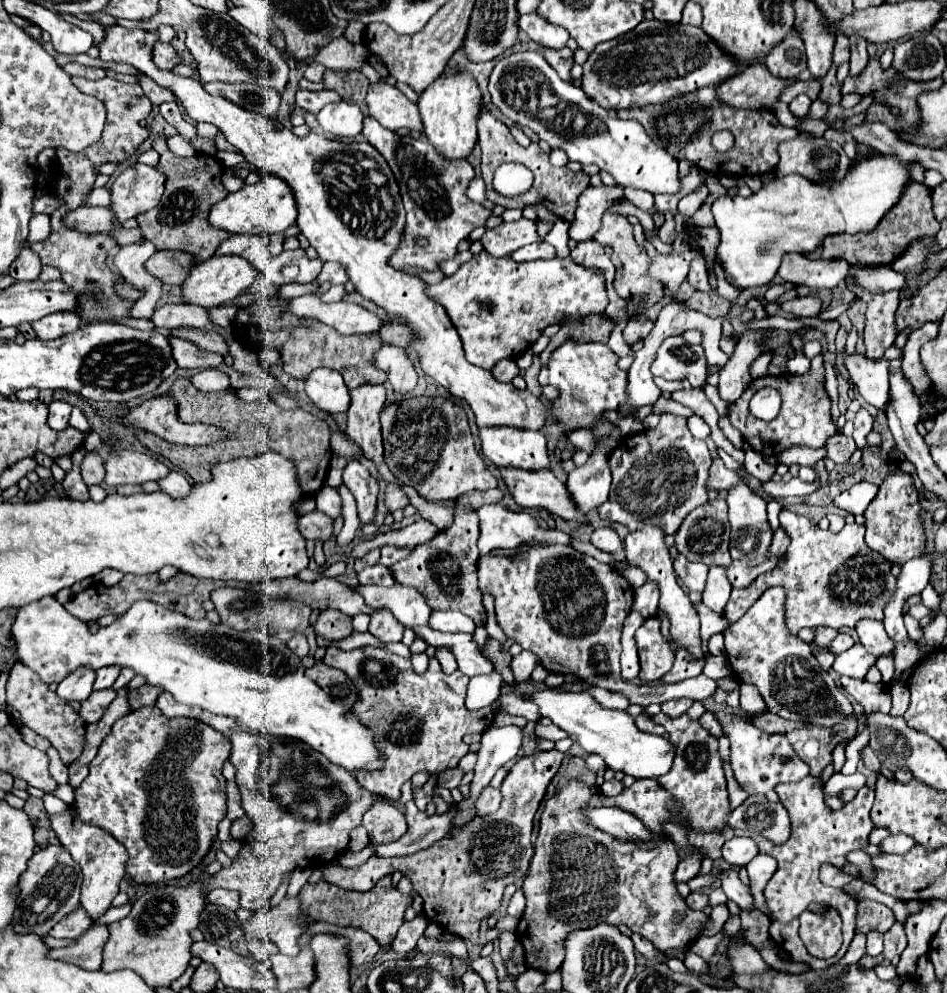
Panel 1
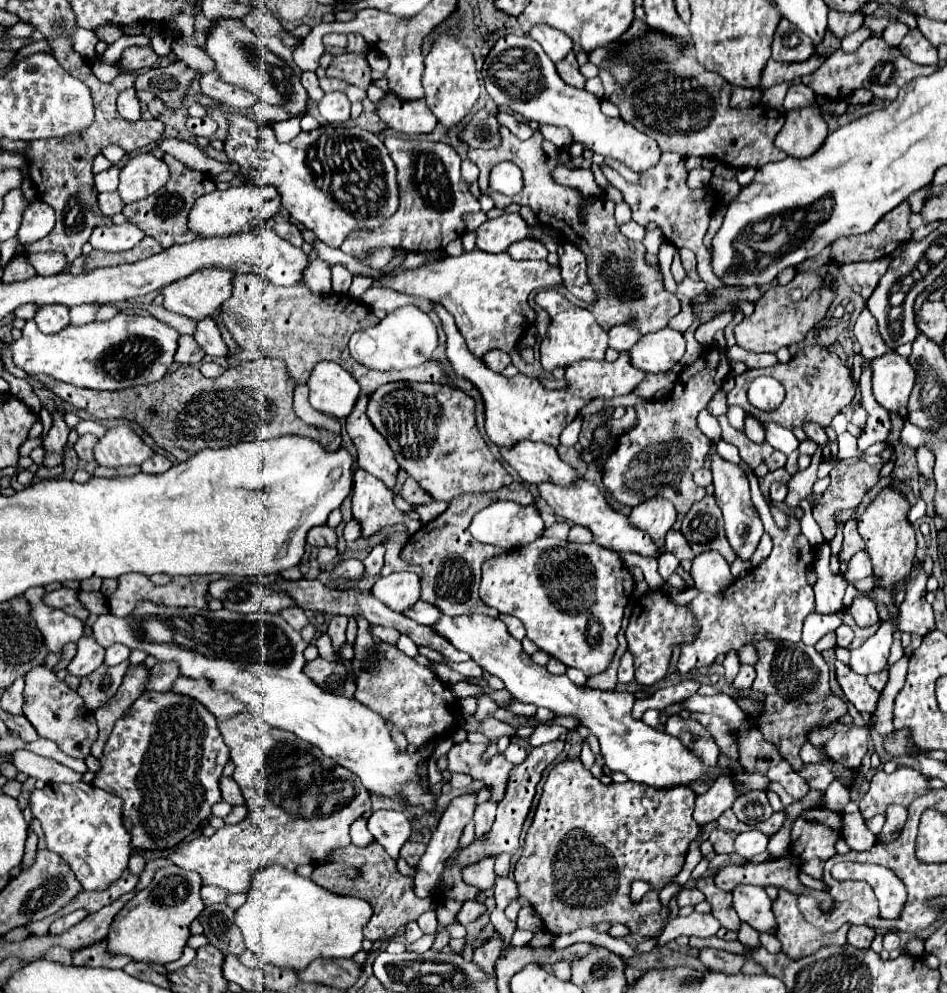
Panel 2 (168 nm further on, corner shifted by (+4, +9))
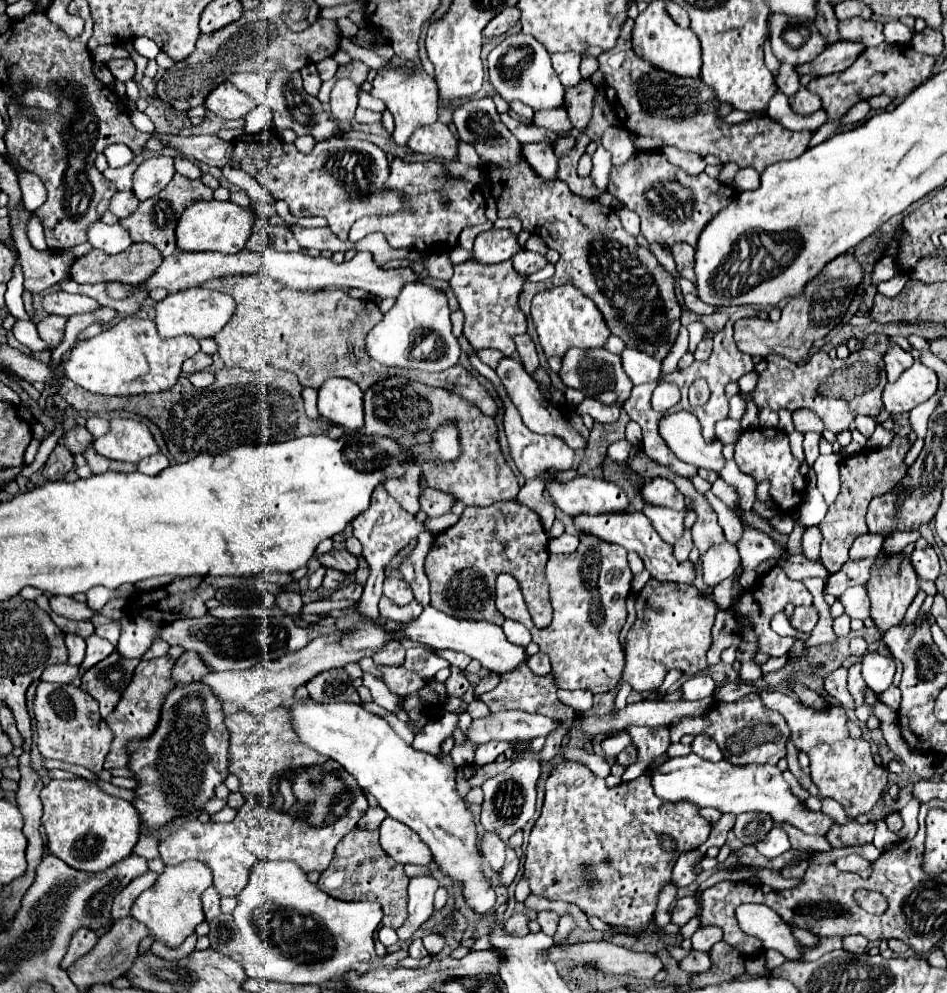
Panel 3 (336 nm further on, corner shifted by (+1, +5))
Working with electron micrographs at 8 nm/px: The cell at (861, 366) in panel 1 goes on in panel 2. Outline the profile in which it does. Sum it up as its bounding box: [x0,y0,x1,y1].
[871,353,915,413]

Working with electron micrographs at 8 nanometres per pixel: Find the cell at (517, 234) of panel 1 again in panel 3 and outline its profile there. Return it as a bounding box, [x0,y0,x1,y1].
[474,229,520,263]

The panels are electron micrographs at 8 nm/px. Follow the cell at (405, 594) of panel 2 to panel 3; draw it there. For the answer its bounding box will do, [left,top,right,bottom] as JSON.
[384,577,414,605]

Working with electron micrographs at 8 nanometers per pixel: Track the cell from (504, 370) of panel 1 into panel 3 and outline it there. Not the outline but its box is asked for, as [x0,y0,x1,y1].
[476,349,504,369]

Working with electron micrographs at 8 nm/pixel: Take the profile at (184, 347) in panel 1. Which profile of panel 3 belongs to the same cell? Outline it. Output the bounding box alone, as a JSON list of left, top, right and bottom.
[182,351,212,373]

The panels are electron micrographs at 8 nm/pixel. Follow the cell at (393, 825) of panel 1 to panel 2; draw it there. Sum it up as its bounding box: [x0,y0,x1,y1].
[369,809,411,859]

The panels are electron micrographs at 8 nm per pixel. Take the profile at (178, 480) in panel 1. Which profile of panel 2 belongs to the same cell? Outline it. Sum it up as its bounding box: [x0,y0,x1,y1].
[141,453,173,475]

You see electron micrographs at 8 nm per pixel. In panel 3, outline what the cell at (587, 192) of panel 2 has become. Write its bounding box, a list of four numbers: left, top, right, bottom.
[522,143,558,179]

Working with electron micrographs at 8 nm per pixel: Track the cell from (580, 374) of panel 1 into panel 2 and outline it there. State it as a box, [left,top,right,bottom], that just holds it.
[535,289,607,371]

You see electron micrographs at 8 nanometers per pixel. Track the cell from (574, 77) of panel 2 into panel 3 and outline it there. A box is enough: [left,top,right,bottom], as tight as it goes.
[566,79,596,131]

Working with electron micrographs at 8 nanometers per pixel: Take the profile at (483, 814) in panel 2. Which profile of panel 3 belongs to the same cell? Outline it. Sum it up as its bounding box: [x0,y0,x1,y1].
[480,831,506,873]

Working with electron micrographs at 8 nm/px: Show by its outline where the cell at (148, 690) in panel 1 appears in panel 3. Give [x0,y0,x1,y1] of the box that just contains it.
[172,651,208,685]

